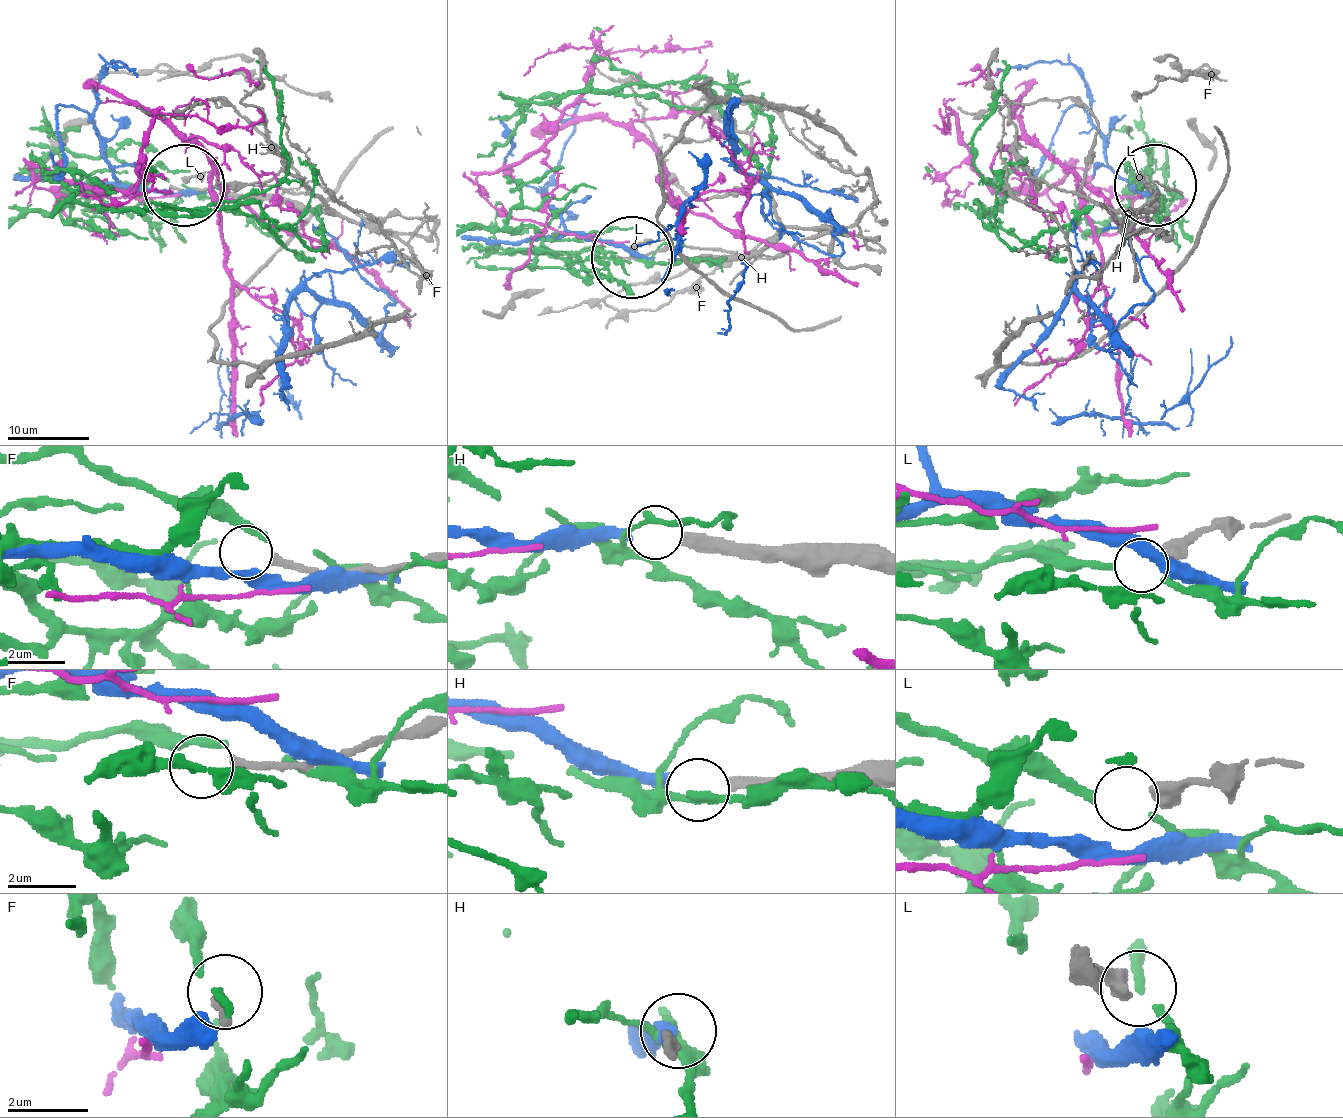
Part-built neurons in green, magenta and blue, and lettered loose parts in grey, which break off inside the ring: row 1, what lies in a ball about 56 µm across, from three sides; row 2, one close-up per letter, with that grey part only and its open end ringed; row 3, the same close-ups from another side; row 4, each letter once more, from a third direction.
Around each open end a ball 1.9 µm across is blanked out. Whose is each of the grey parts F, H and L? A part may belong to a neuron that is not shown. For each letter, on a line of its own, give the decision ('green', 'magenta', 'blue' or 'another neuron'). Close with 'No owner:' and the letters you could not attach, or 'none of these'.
F: another neuron
H: blue
L: green
No owner: F

